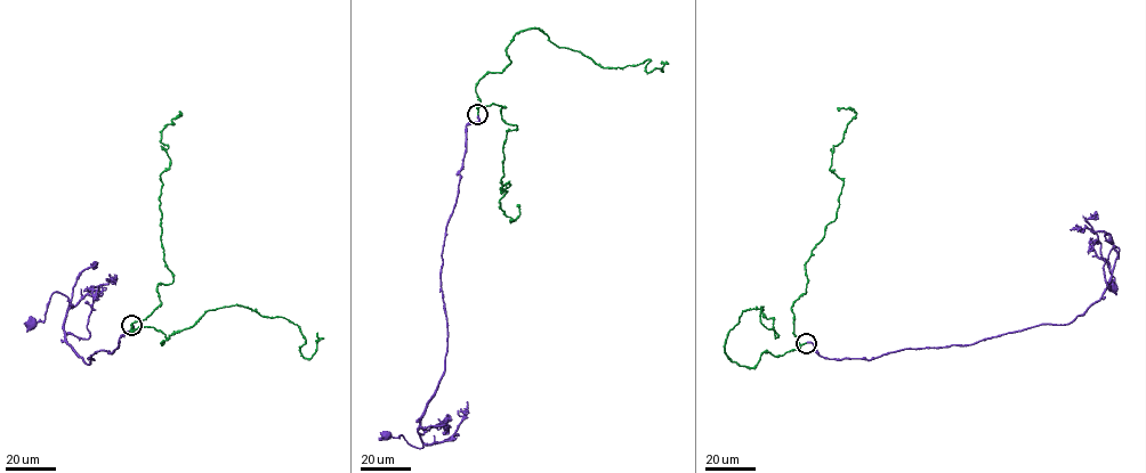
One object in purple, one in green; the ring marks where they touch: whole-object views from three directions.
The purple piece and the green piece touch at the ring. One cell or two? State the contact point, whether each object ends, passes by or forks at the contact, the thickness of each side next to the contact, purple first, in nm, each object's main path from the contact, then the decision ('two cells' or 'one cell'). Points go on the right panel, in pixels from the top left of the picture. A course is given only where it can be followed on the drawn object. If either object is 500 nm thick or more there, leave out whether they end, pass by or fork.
place (806, 343); purple ends; green ends; calibres 340 and 240 nm; course purple (806, 343), (829, 359), (871, 359), (1064, 325), (1102, 296), (1115, 247), (1108, 255), (1112, 286); course green (806, 343), (766, 349), (753, 367), (731, 361), (727, 334), (745, 310), (761, 307), (777, 336), (763, 312); one cell

